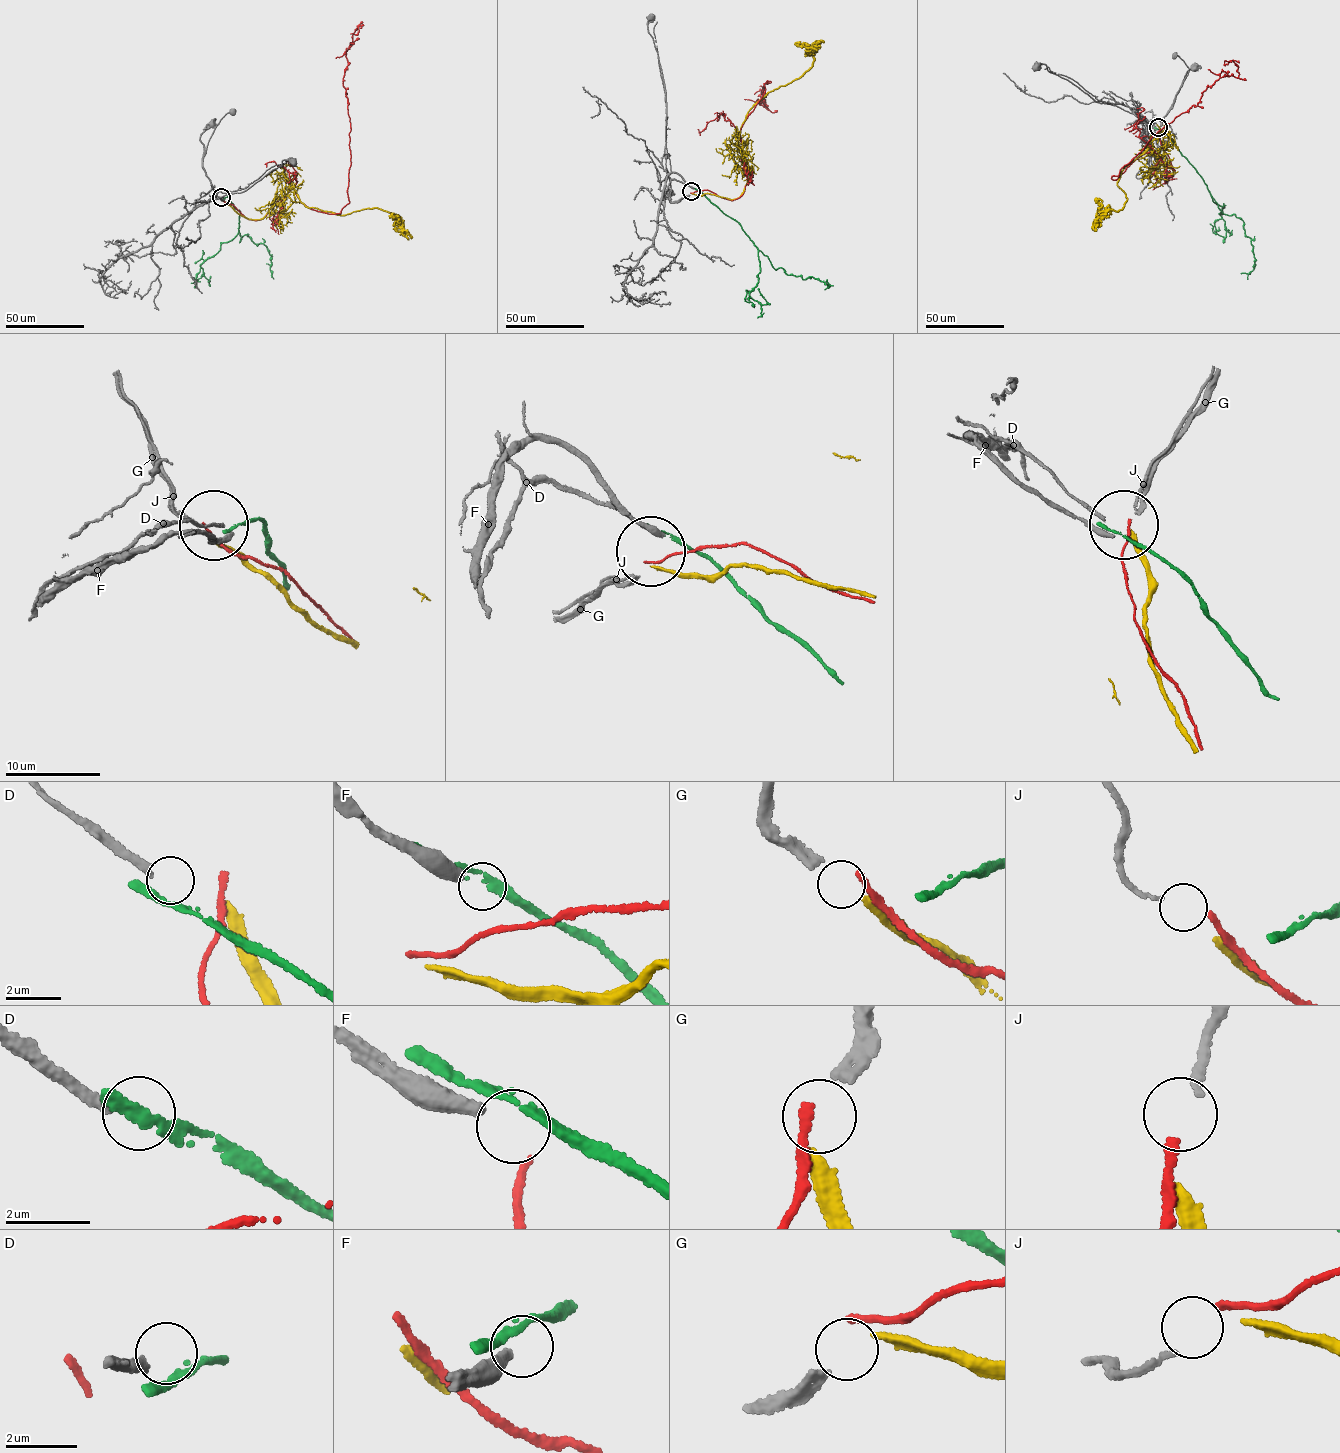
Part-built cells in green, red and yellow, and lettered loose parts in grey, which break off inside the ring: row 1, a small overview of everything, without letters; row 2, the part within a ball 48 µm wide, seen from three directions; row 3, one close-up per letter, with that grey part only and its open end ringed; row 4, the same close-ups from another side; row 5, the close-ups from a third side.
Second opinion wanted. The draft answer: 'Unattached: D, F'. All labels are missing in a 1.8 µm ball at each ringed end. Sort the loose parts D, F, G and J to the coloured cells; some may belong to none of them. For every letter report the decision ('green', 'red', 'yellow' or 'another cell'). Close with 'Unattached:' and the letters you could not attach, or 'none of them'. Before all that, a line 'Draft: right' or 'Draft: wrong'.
Draft: right
D: another cell
F: another cell
G: yellow
J: red
Unattached: D, F

